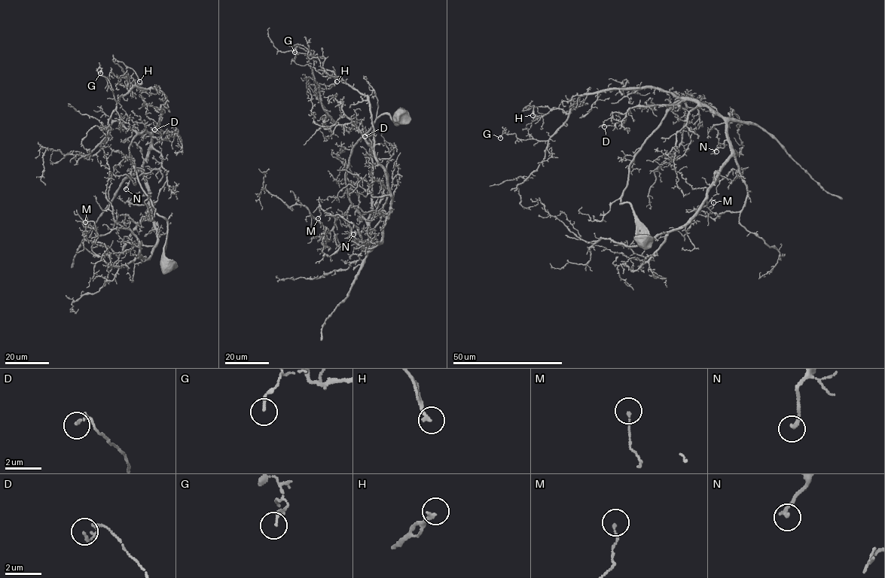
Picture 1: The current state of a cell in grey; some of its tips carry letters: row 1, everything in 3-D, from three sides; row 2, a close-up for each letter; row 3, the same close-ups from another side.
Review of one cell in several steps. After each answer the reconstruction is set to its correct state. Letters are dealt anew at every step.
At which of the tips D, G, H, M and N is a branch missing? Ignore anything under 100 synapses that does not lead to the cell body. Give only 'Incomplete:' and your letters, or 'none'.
Incomplete: none

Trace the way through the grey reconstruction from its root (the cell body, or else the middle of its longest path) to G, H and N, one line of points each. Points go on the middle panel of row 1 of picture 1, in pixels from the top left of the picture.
G: (401, 117), (379, 115), (351, 154), (347, 193), (366, 219), (369, 139), (328, 115), (294, 52)
H: (401, 117), (379, 115), (351, 154), (347, 193), (366, 219), (369, 139), (333, 121), (308, 83), (337, 81)
N: (401, 117), (396, 126), (379, 115), (352, 148), (345, 181), (367, 224), (367, 251), (367, 240), (353, 234)

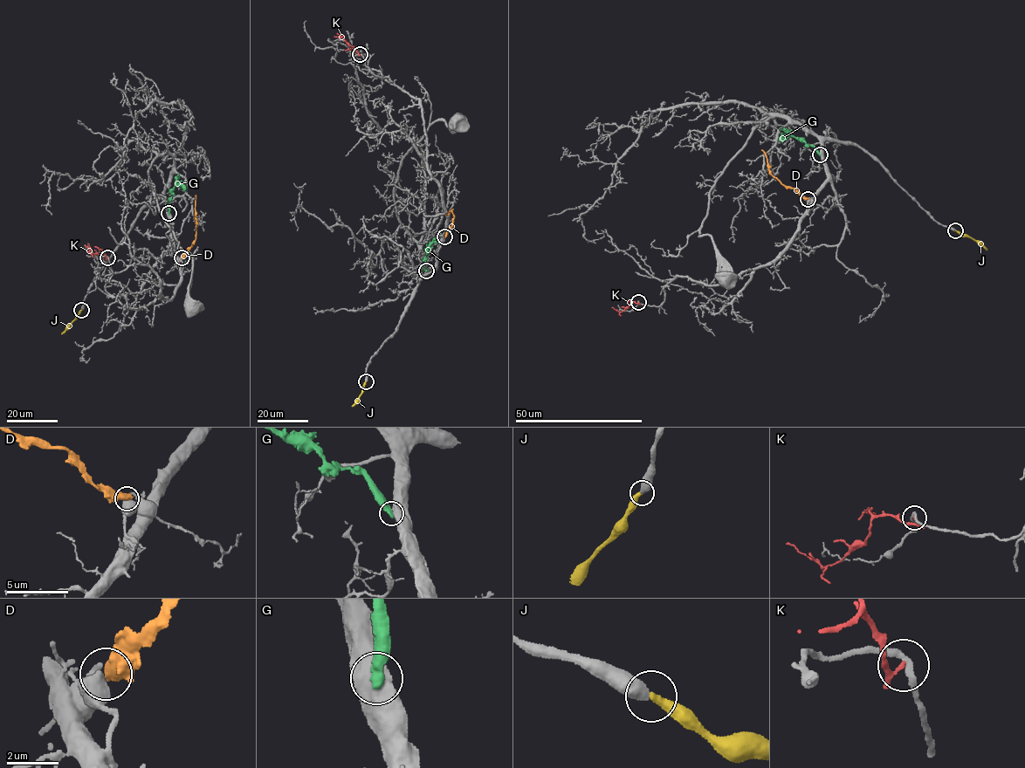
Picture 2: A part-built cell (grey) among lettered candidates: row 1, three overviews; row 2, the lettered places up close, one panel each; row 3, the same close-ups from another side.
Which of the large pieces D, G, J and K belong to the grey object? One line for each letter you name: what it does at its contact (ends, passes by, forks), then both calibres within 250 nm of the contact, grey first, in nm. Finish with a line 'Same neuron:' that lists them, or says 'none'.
J: it ends; calibres 550 and 320 nm
Same neuron: J

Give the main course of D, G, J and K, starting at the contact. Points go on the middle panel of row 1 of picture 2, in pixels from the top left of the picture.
D: (444, 236), (451, 227), (454, 215), (451, 210), (447, 216), (445, 214)
G: (426, 271), (423, 267), (427, 249), (435, 241), (437, 243)
J: (366, 381), (359, 401), (352, 406)
K: (361, 54), (337, 33)

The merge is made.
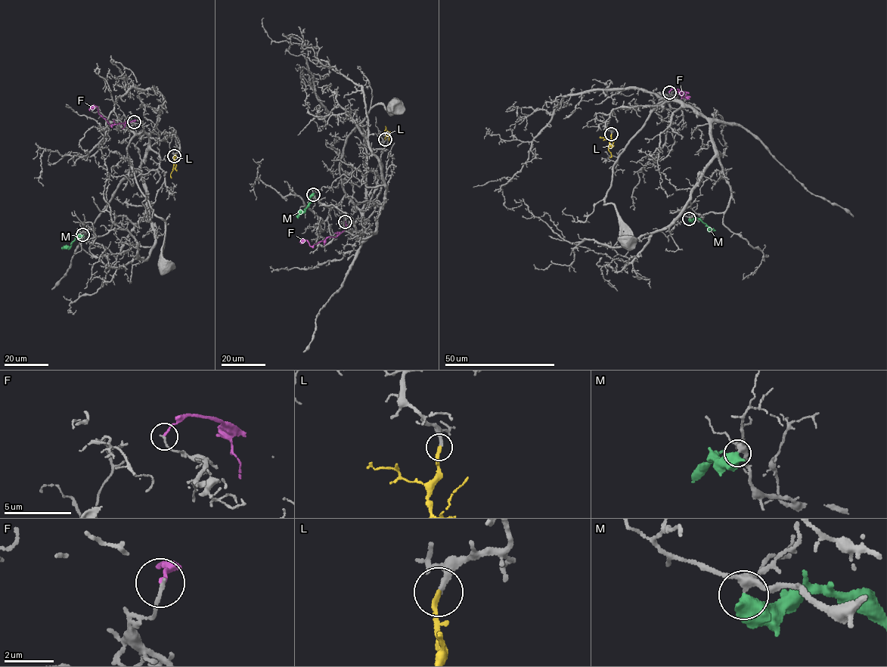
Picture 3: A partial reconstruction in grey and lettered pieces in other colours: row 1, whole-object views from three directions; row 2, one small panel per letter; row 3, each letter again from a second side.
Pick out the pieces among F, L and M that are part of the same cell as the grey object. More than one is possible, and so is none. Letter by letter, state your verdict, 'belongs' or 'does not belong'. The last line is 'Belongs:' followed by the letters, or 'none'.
F: does not belong
L: belongs
M: does not belong
Belongs: L

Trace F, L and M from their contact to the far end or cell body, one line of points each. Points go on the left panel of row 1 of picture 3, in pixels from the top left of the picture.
F: (134, 122), (110, 125), (99, 114), (96, 106), (89, 110)
L: (174, 156), (171, 178)
M: (82, 234), (69, 247), (62, 249)

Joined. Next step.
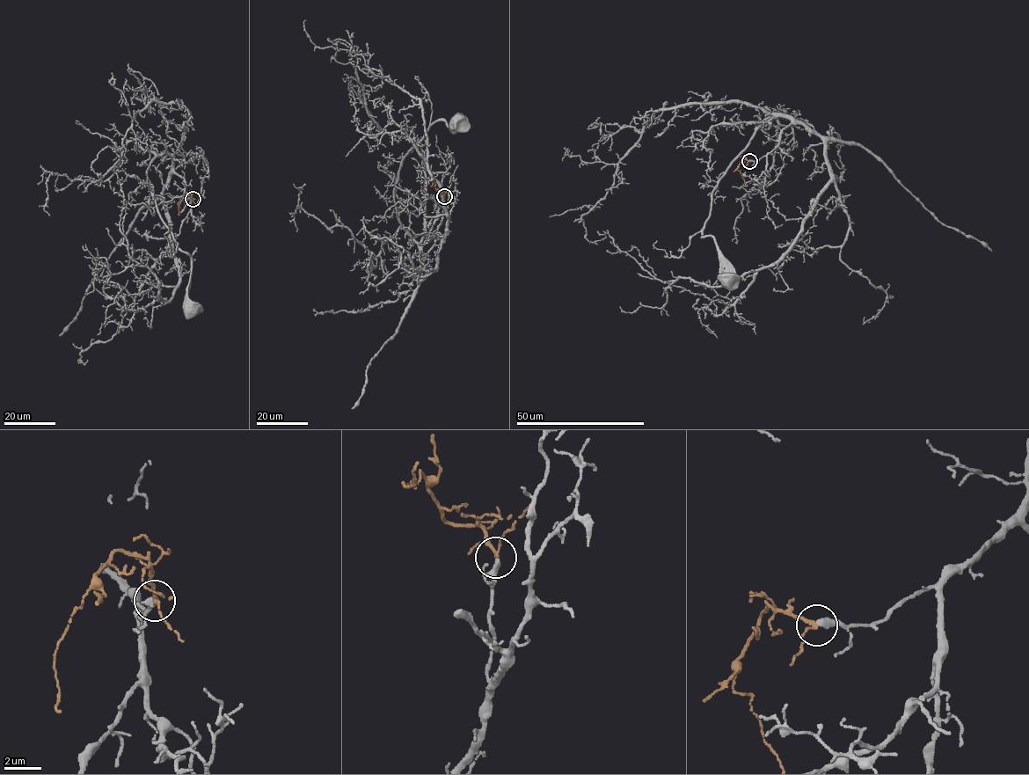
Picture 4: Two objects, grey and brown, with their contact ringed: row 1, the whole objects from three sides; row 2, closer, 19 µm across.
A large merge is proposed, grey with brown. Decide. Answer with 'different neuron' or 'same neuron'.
same neuron

